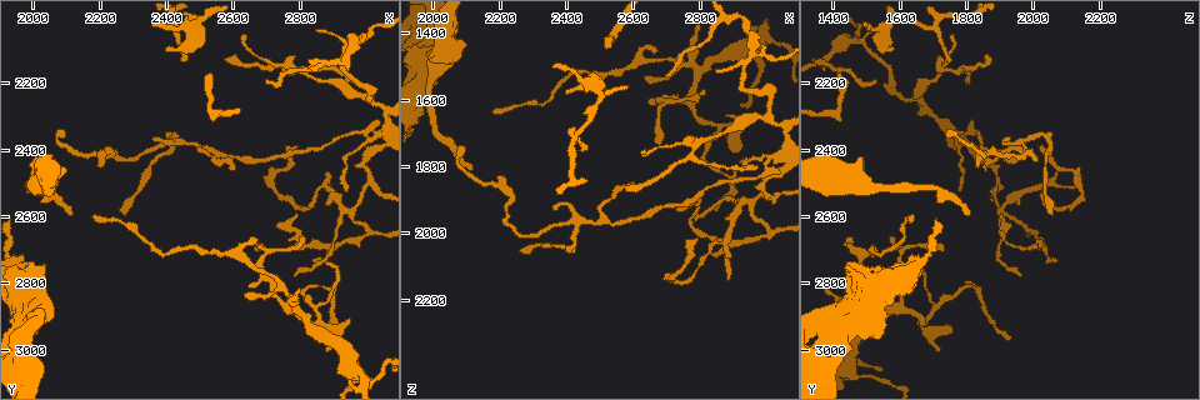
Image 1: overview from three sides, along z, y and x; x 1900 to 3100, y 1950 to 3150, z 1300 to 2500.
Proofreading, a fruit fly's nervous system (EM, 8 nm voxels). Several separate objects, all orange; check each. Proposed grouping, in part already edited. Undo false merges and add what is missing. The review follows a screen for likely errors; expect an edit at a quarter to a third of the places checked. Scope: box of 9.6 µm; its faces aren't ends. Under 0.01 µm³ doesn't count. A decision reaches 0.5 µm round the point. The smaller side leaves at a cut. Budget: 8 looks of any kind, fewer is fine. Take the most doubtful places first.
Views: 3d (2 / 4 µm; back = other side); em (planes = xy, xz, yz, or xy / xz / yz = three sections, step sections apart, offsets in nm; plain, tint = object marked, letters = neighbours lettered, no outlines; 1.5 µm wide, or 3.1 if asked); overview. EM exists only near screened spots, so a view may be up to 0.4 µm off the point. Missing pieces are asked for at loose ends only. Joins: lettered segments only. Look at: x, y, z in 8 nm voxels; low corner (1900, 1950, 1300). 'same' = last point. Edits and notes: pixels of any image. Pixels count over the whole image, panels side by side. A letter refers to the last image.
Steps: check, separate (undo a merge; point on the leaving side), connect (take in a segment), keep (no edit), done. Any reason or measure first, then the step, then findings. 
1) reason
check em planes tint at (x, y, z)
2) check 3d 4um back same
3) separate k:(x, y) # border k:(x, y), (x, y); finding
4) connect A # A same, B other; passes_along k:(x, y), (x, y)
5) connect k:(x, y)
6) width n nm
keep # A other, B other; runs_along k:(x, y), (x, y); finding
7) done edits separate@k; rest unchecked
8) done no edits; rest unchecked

check em xz step 4 tint at (2080, 2350, 1730)

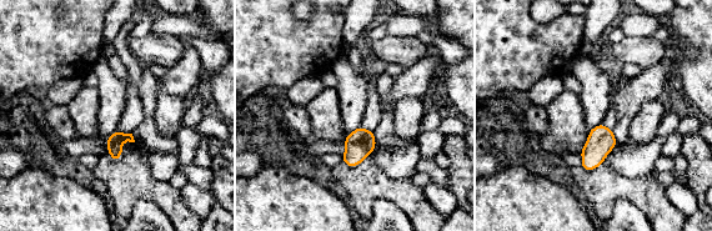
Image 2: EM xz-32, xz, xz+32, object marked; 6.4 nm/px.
check em planes letters same

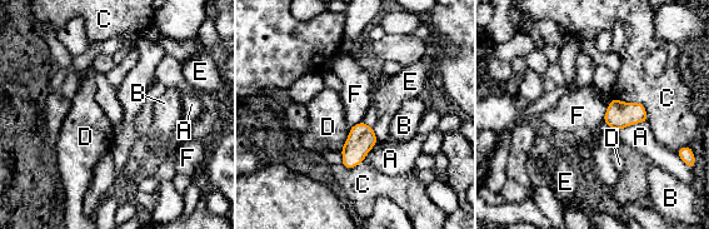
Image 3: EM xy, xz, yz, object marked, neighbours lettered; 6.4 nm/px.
width 170 nm
keep # A other, B other, C other, D other, E other, F other; border 3:(610, 101), (602, 120); no lettered segment goes on from it

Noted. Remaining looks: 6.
free end
check 3d 2um at (2690, 2190, 1530)

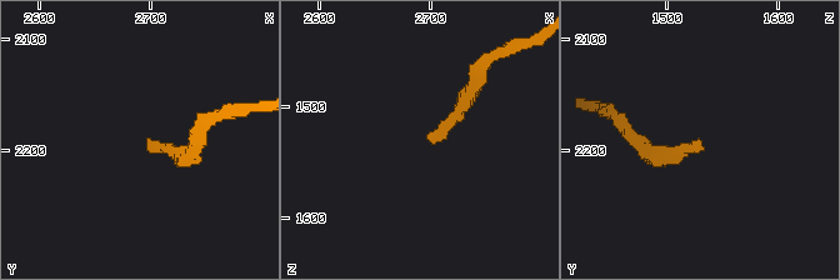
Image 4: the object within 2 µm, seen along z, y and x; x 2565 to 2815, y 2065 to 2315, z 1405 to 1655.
need the tissue
check em xy step 4 letters at (2696, 2196, 1524)

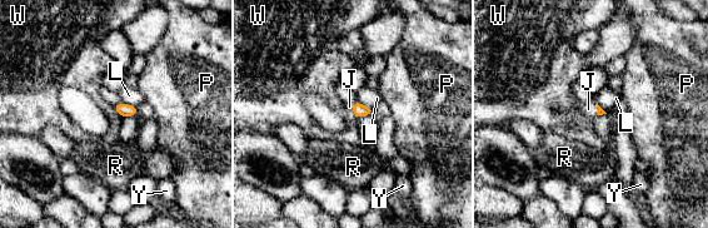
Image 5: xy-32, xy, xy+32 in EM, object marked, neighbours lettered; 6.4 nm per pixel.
another direction
check em planes letters same

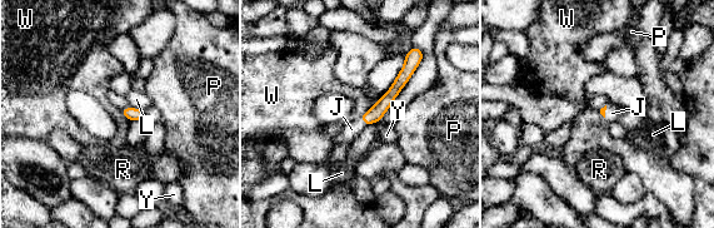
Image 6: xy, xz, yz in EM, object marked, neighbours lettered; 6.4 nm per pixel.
connect J # J same, L other, P other, R other, W other, Y other; it goes on there

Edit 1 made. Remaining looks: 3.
free end
check em xy step 8 letters at (2840, 2960, 1930)

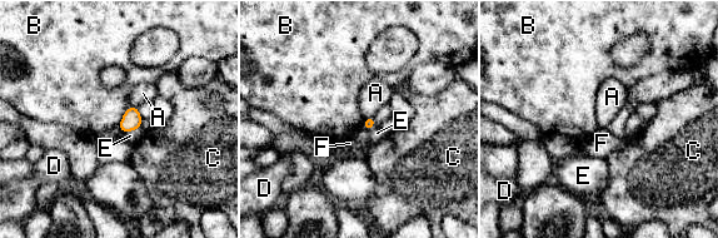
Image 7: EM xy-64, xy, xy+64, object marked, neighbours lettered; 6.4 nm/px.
longest_contact B 130 nm
keep # A other, B other, C other, D other, E other, F other; border 7:(128, 108), (118, 124); no lettered segment goes on from it

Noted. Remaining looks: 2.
free end
check em planes letters at (2390, 2090, 1590)

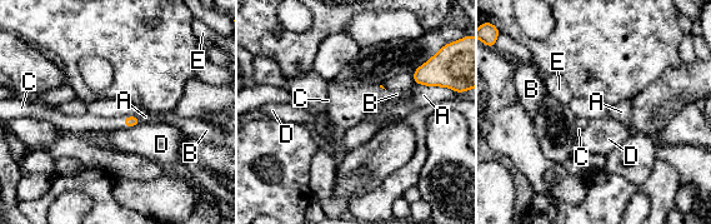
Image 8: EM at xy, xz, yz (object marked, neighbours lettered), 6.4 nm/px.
connect C # A other, B other, C same, D other, E other; passes_along 8:(129, 122), (124, 123), (85, 123); it goes on there

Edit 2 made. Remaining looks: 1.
done edits connect@6, connect@8; rest unchecked

